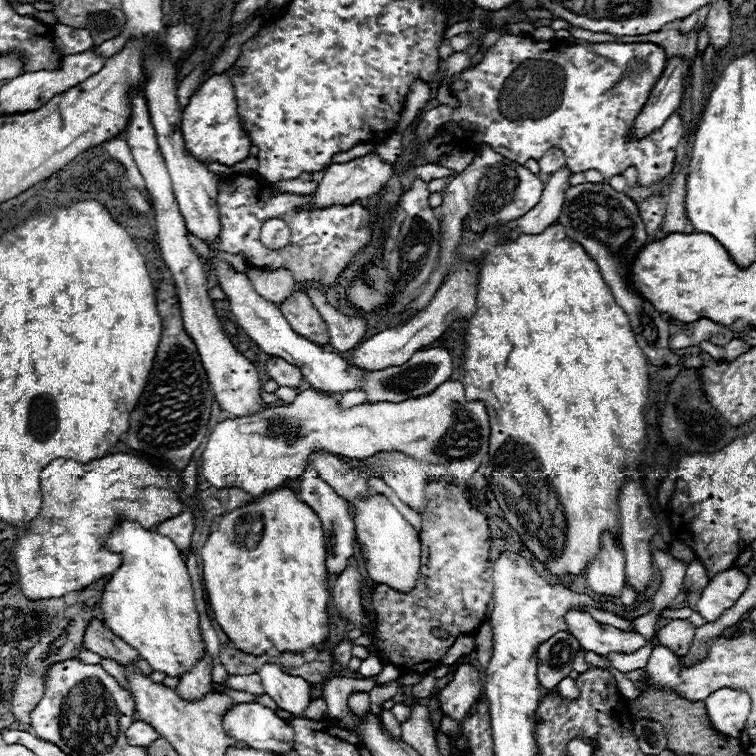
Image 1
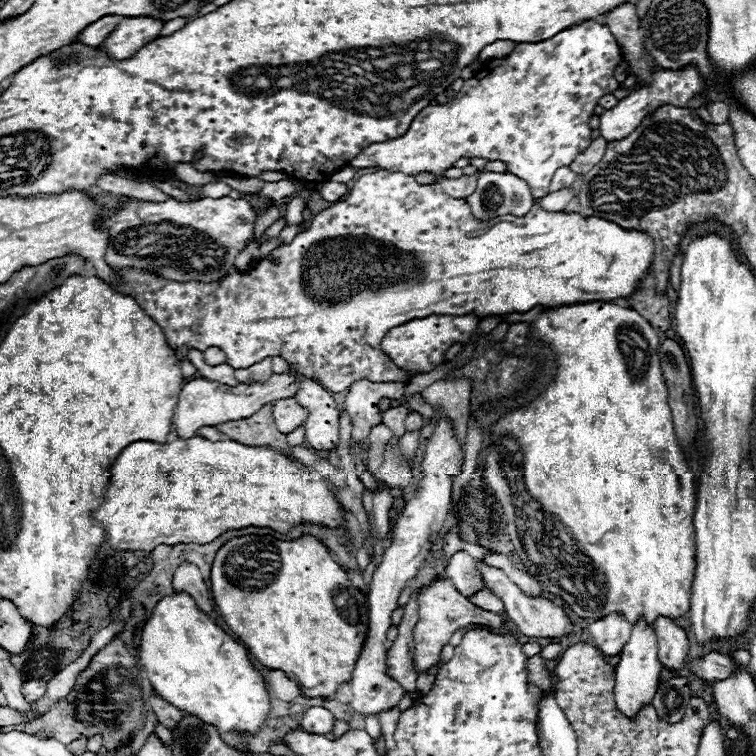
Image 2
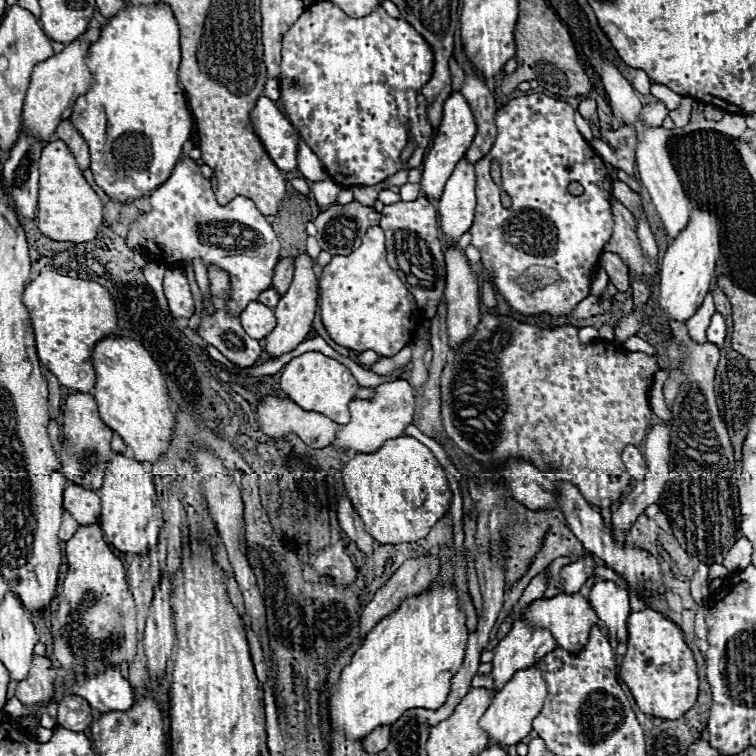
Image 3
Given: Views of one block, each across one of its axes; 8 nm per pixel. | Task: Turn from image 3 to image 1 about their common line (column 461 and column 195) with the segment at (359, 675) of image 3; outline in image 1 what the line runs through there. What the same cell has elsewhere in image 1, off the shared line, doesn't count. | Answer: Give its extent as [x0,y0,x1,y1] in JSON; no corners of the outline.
[102,522,206,678]

